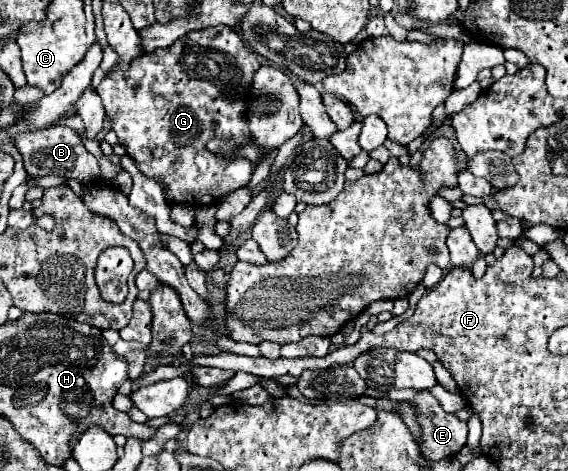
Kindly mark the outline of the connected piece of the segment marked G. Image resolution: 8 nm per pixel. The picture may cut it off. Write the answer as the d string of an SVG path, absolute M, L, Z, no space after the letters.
M208 27L204 31L190 31L188 35L184 35L184 39L178 39L172 47L166 47L166 49L156 49L152 53L146 53L138 59L134 59L130 63L130 67L126 71L116 71L116 73L110 73L102 79L102 83L96 87L98 95L102 97L102 103L104 103L104 109L106 113L112 117L114 121L114 127L112 131L118 135L120 141L126 143L126 153L136 161L136 165L140 167L142 175L148 177L148 179L154 179L154 181L162 181L166 185L166 193L168 193L168 205L212 205L214 201L210 199L220 199L240 187L246 187L254 169L256 169L256 163L252 163L250 159L220 159L220 155L212 155L208 149L206 149L206 143L212 139L212 137L222 137L222 139L234 139L236 147L242 147L244 143L250 143L252 141L252 135L248 131L248 123L244 123L244 115L248 115L248 95L252 95L252 75L256 71L256 67L260 67L260 61L258 61L258 55L244 43L240 41L240 35L228 27Z

